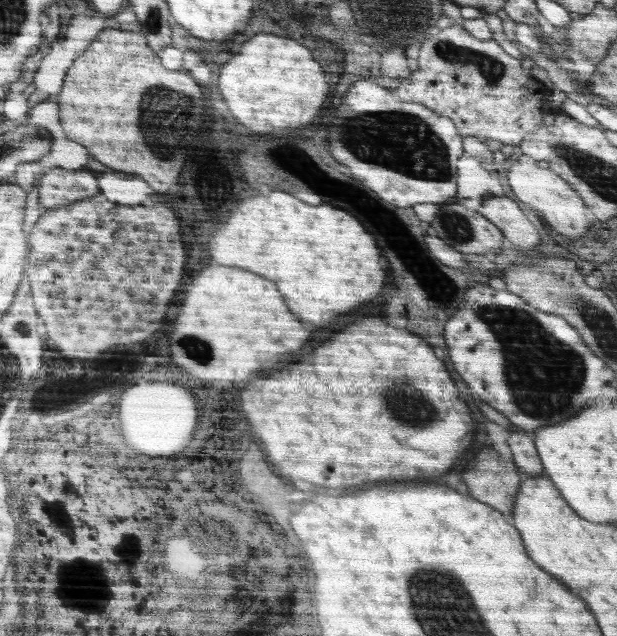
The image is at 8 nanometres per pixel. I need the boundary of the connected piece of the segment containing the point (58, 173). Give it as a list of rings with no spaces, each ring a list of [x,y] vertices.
[[[65,168],[45,169],[38,186],[41,190],[41,203],[49,209],[68,206],[100,194],[98,176],[92,172],[74,172]]]

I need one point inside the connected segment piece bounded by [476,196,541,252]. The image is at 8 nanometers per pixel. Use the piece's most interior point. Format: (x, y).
(507, 215)

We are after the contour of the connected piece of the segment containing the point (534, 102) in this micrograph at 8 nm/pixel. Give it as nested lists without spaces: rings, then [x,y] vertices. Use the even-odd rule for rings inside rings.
[[[462,25],[439,27],[430,33],[421,45],[417,60],[417,70],[396,86],[395,95],[402,101],[425,104],[440,116],[451,117],[464,138],[474,136],[480,138],[480,142],[498,140],[504,145],[519,146],[528,134],[538,129],[542,118],[550,114],[548,90],[528,94],[526,86],[530,78],[523,74],[521,60],[508,55],[493,38],[474,38]],[[544,94],[548,110],[540,112]]]

